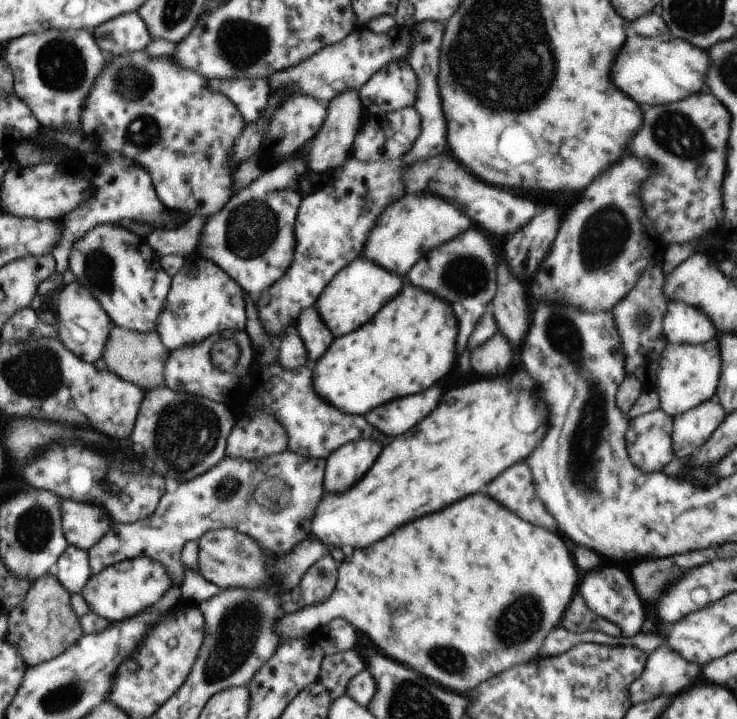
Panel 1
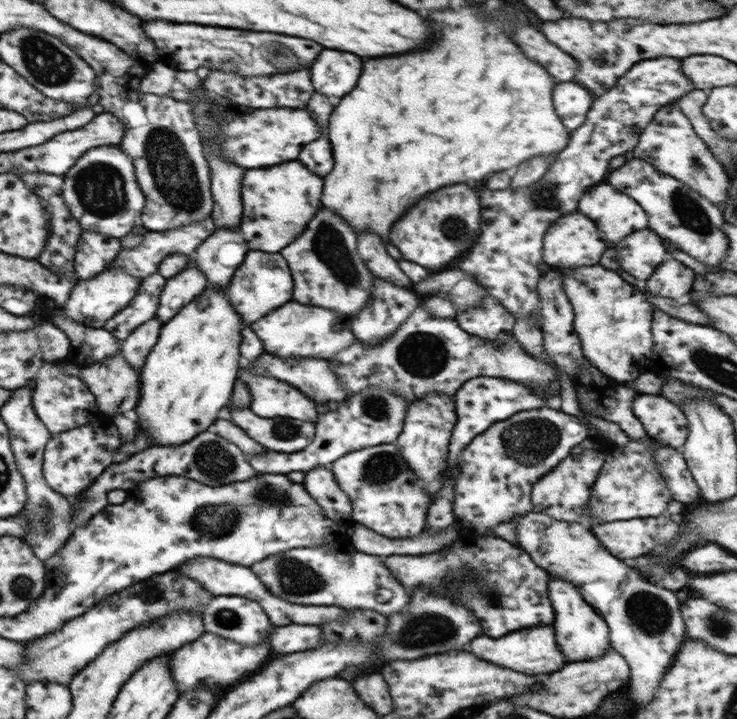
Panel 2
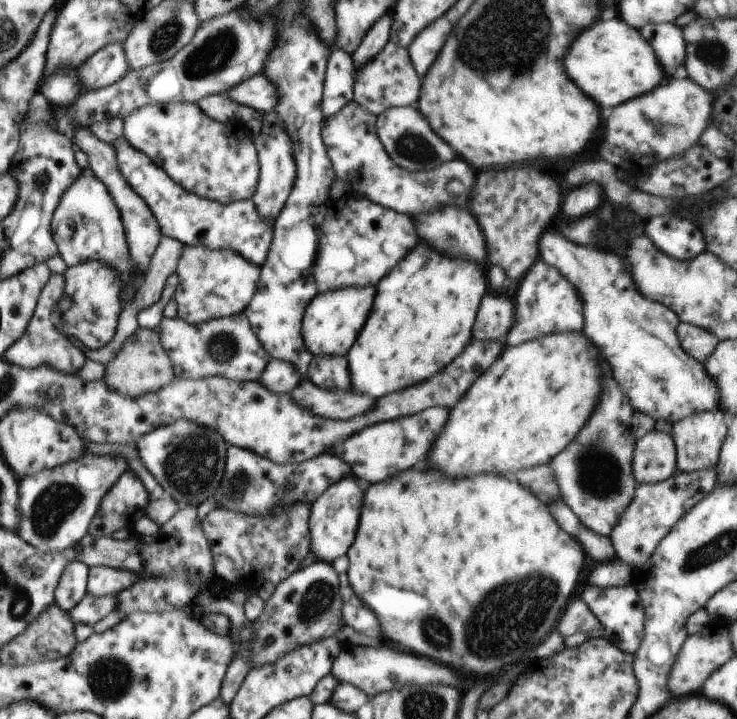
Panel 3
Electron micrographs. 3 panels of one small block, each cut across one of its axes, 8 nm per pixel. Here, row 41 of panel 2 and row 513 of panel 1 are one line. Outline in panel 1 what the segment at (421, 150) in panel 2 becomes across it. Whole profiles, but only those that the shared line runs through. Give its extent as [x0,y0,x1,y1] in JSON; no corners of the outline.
[276,494,582,695]

